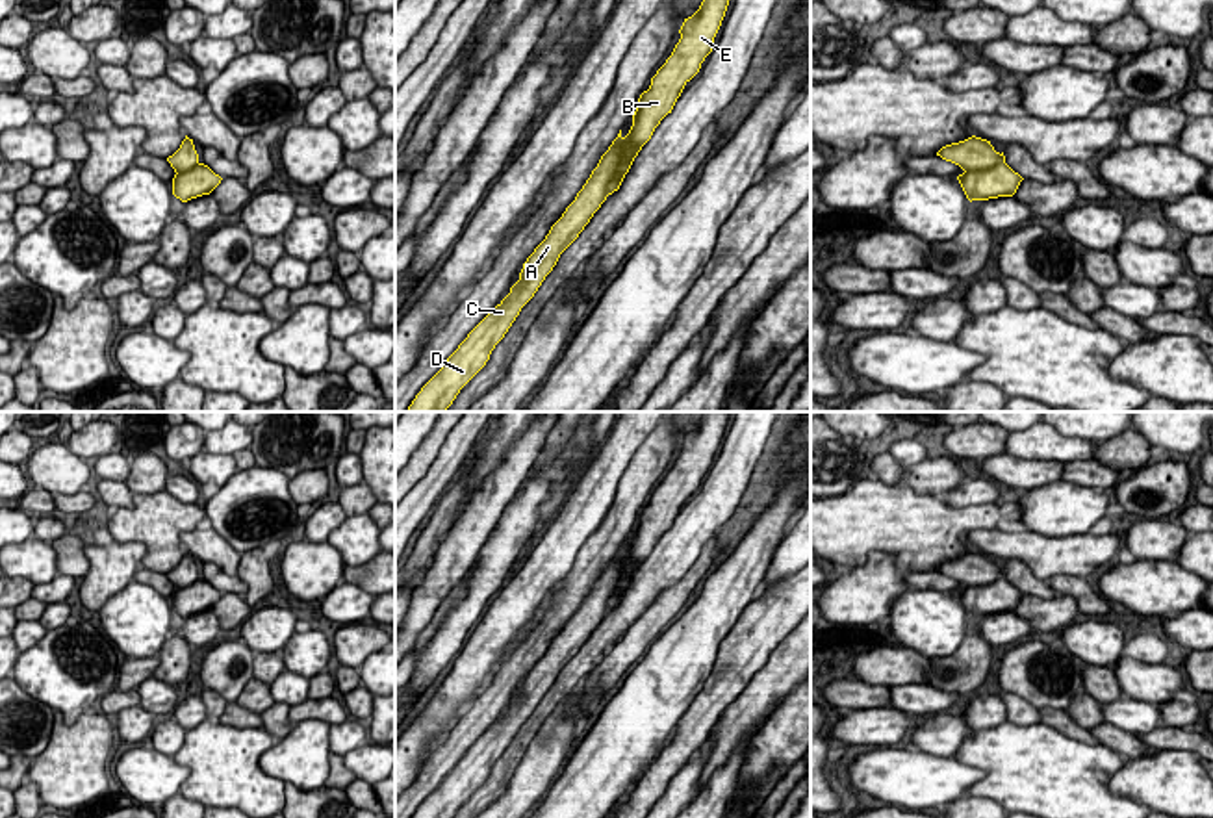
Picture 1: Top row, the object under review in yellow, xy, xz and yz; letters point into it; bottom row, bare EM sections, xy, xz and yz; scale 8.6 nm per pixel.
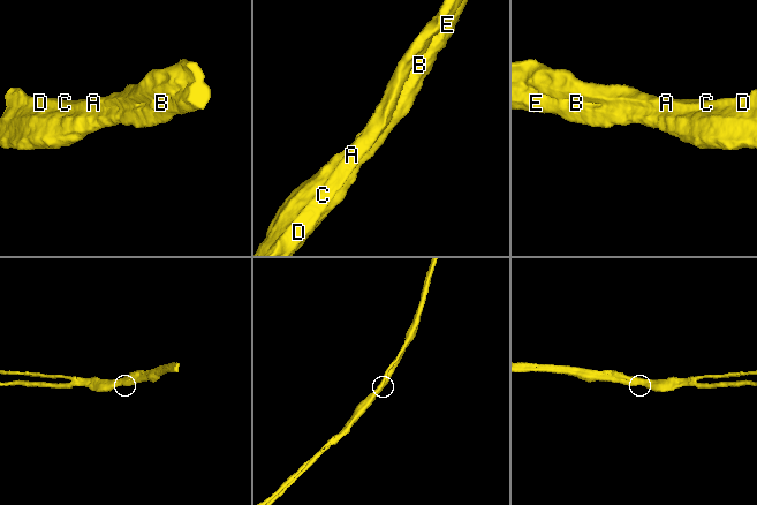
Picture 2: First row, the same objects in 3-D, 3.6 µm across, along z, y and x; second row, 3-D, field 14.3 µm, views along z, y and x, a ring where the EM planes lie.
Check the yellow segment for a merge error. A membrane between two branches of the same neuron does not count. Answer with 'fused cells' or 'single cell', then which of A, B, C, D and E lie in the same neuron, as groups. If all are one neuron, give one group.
single cell | A B C D E

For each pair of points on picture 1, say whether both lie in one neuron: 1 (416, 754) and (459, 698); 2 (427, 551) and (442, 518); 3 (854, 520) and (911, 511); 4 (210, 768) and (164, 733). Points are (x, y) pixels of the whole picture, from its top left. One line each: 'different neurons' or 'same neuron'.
1: same neuron
2: same neuron
3: same neuron
4: different neurons

